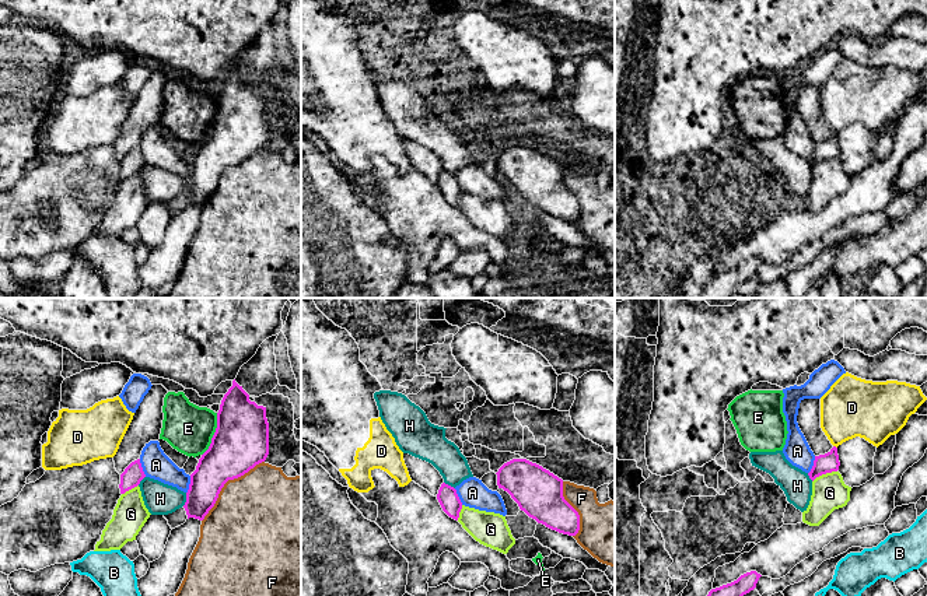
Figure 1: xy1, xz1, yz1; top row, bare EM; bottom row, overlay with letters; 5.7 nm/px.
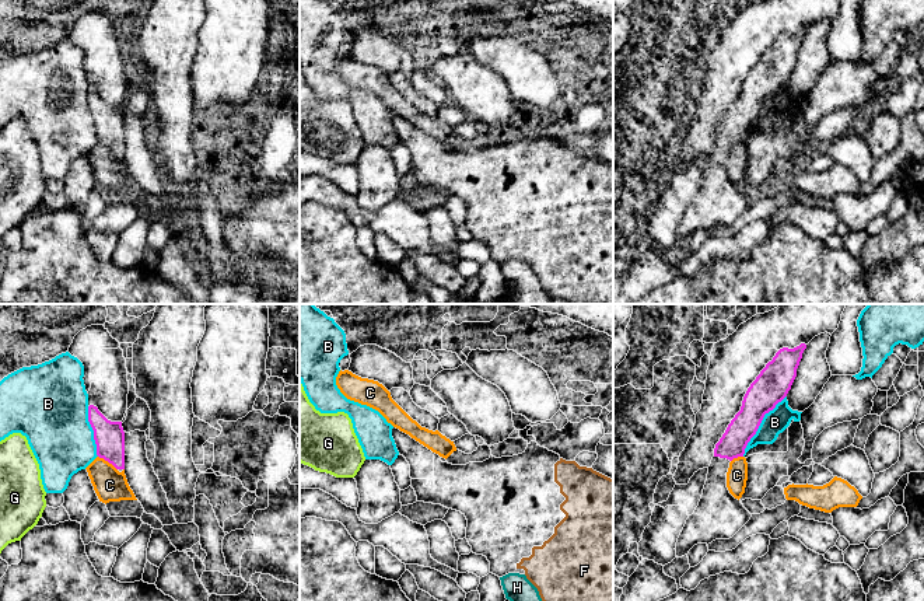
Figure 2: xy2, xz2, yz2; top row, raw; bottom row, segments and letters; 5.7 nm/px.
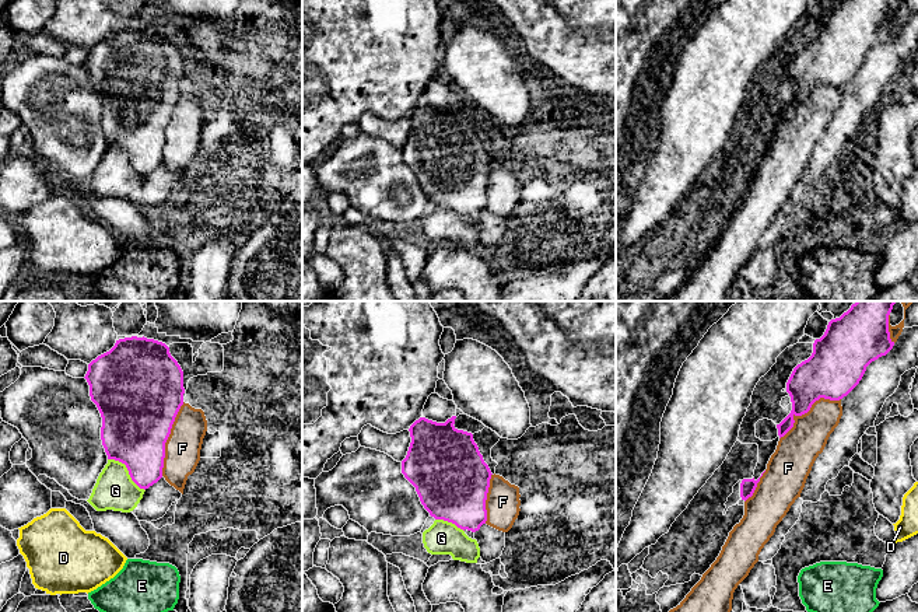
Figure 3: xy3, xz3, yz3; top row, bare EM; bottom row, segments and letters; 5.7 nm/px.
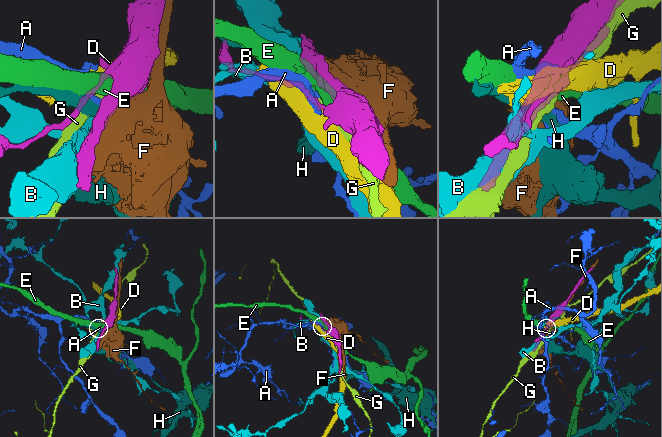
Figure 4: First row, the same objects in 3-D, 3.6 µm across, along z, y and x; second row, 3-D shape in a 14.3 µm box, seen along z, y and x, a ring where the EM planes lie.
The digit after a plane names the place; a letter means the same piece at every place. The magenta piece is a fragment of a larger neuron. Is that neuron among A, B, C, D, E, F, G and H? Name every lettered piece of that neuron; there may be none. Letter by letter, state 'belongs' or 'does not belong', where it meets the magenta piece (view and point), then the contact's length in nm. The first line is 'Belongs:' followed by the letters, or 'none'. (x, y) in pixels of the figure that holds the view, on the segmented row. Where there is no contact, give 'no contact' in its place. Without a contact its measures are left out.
Belongs: none
A: does not belong | xy1 (142, 467) | 110 nm
B: does not belong | yz2 (759, 425) | 440 nm
C: does not belong | xy2 (108, 461) | 140 nm
D: does not belong | yz1 (835, 446) | 30 nm
E: does not belong | xy1 (214, 434) | 260 nm
F: does not belong | xy1 (226, 481) | 500 nm
G: does not belong | xy3 (128, 469) | 280 nm
H: does not belong | xy1 (186, 500) | 80 nm

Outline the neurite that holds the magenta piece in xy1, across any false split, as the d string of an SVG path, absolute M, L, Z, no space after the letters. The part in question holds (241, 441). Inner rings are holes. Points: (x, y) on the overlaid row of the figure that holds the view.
M234 379L221 400L211 444L190 474L183 505L188 519L203 520L224 484L265 462L267 455L266 407L251 402L249 395Z

